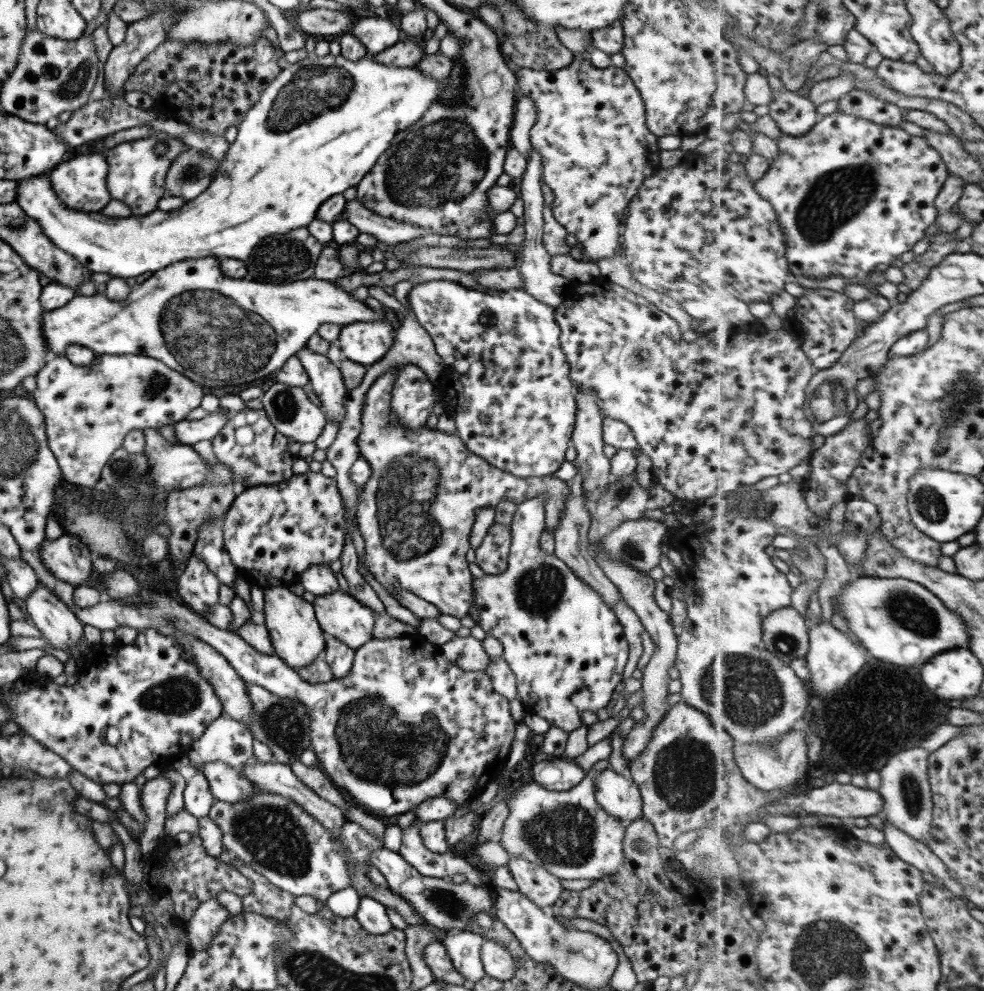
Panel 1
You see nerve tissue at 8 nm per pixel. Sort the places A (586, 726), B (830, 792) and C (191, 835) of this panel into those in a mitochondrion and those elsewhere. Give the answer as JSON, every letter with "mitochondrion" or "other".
{"A":"other","B":"other","C":"other"}

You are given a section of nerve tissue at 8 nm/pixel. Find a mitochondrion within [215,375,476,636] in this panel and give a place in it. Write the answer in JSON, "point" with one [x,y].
{"point":[408,484]}

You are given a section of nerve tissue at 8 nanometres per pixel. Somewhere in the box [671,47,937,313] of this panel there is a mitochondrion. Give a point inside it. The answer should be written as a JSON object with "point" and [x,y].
{"point":[831,202]}

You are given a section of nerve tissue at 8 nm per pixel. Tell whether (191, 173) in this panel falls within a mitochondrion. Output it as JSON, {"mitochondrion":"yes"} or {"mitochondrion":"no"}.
{"mitochondrion":"yes"}

